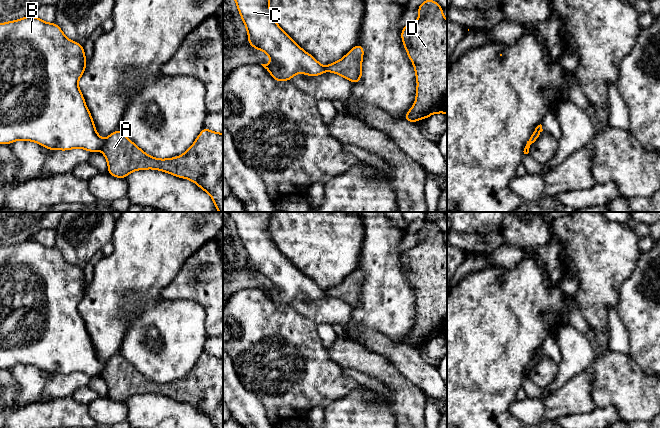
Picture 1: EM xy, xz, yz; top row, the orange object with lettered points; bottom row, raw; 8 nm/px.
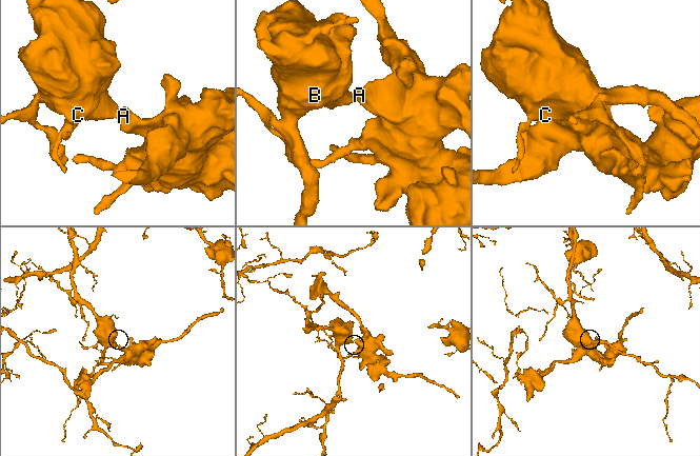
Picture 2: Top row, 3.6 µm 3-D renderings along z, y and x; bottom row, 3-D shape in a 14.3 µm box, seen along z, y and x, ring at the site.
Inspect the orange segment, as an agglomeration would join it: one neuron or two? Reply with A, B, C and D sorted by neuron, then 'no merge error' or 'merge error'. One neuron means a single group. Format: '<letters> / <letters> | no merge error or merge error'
A D / B C | merge error

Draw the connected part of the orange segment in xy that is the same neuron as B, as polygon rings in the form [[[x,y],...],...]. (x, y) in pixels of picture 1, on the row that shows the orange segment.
[[[28,15],[0,24],[0,144],[26,140],[49,150],[82,148],[89,152],[99,151],[104,140],[97,134],[78,87],[86,63],[83,45],[69,40],[56,23]]]

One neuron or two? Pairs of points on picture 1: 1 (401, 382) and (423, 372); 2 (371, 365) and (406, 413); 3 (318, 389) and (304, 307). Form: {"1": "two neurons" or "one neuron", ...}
{"1": "two neurons", "2": "one neuron", "3": "two neurons"}

